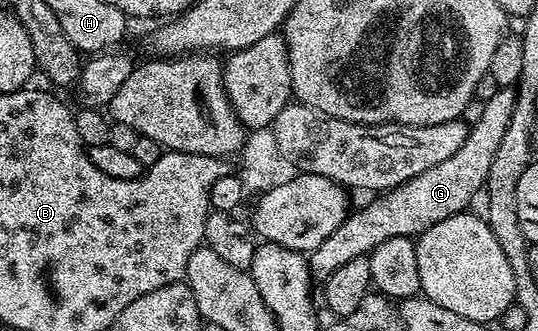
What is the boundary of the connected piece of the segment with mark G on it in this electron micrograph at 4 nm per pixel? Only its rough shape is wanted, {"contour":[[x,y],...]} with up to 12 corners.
{"contour":[[513,89],[484,102],[451,158],[371,197],[309,251],[324,284],[384,240],[463,213],[485,187]]}

